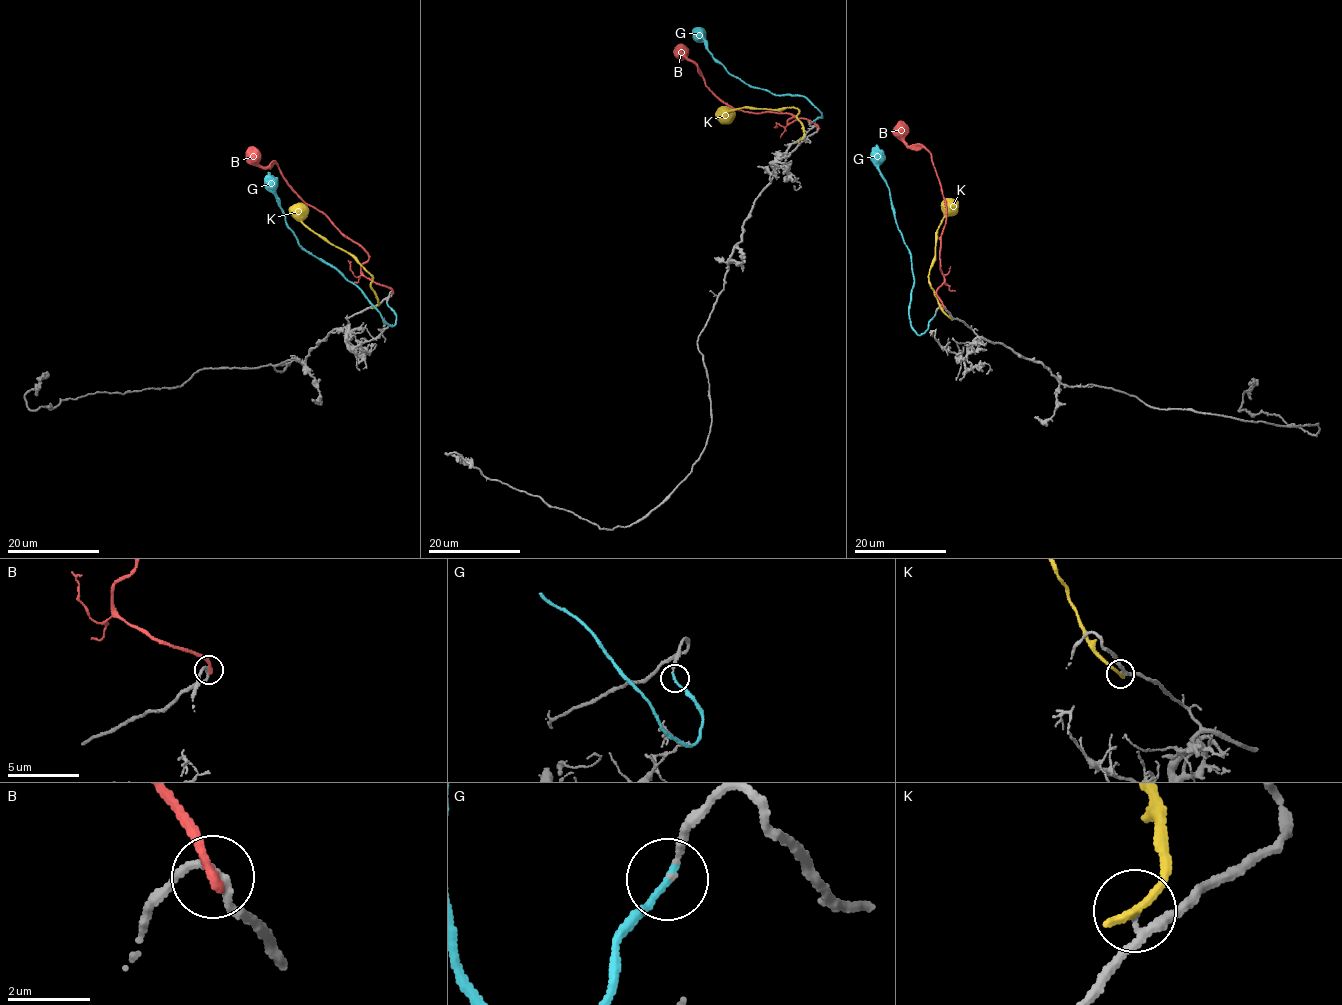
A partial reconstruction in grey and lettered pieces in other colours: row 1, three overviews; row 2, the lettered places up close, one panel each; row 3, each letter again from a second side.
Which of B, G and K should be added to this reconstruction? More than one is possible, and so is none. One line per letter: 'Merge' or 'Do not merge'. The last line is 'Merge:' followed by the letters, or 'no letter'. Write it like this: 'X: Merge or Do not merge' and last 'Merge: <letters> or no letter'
B: Do not merge
G: Merge
K: Do not merge
Merge: G

